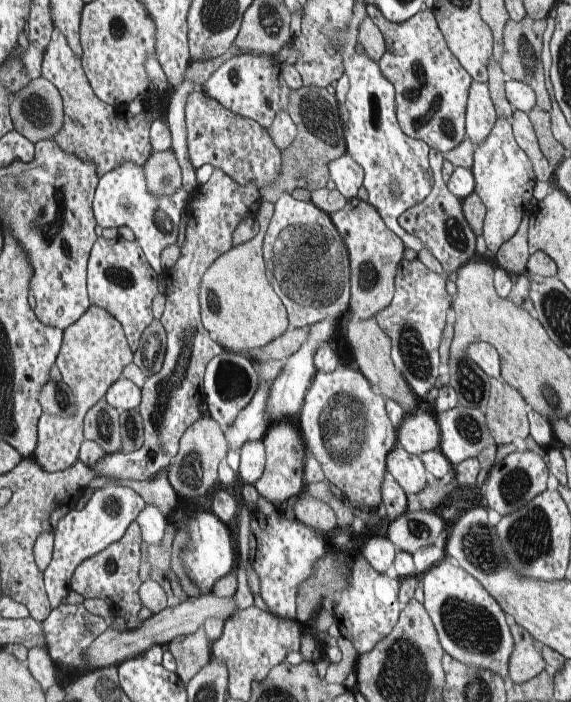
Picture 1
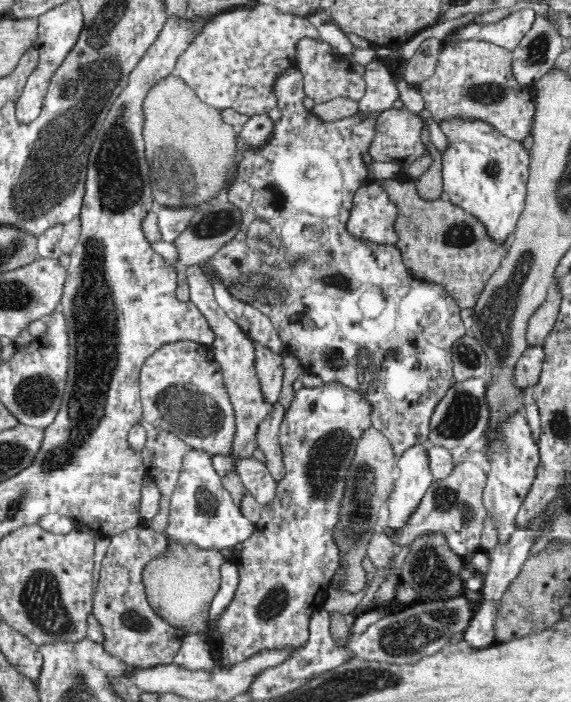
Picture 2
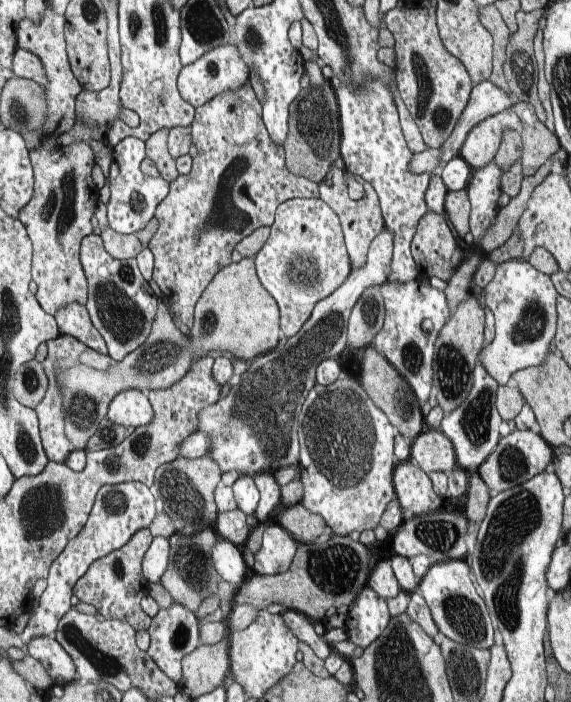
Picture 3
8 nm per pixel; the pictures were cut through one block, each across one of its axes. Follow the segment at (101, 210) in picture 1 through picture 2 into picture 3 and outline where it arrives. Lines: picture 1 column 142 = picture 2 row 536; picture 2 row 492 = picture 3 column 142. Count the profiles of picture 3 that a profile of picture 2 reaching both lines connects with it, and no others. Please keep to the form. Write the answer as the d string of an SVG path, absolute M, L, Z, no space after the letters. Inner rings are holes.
M126 137L120 141L113 151L113 161L110 167L110 198L106 205L108 224L116 232L123 235L133 235L142 230L158 210L161 202L169 196L172 185L160 176L145 175L141 162L147 157L145 142L136 137Z

